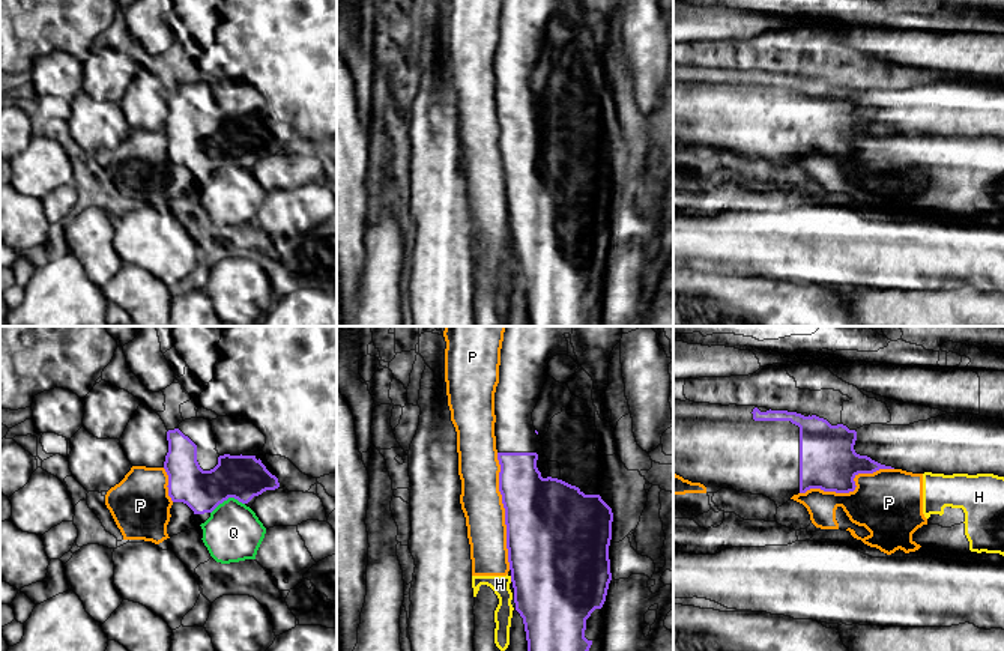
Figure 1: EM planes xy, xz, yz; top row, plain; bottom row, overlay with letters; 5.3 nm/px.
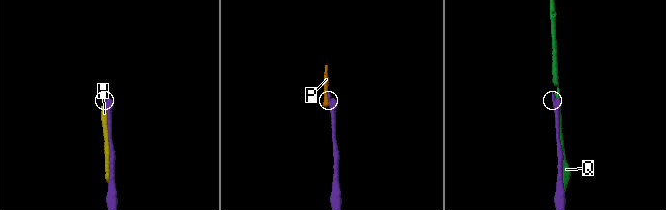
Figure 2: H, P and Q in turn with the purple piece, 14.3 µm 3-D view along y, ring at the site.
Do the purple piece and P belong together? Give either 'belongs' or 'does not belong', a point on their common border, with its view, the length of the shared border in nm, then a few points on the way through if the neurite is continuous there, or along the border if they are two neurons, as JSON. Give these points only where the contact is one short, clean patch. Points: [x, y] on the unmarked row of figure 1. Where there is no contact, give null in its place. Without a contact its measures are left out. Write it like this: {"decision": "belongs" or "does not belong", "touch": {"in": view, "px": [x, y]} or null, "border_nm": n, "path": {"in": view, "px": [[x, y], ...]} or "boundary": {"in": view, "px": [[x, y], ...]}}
{"decision": "does not belong", "touch": {"in": "xz", "px": [505, 175]}, "border_nm": 650}

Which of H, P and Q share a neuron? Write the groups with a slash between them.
H P / Q

